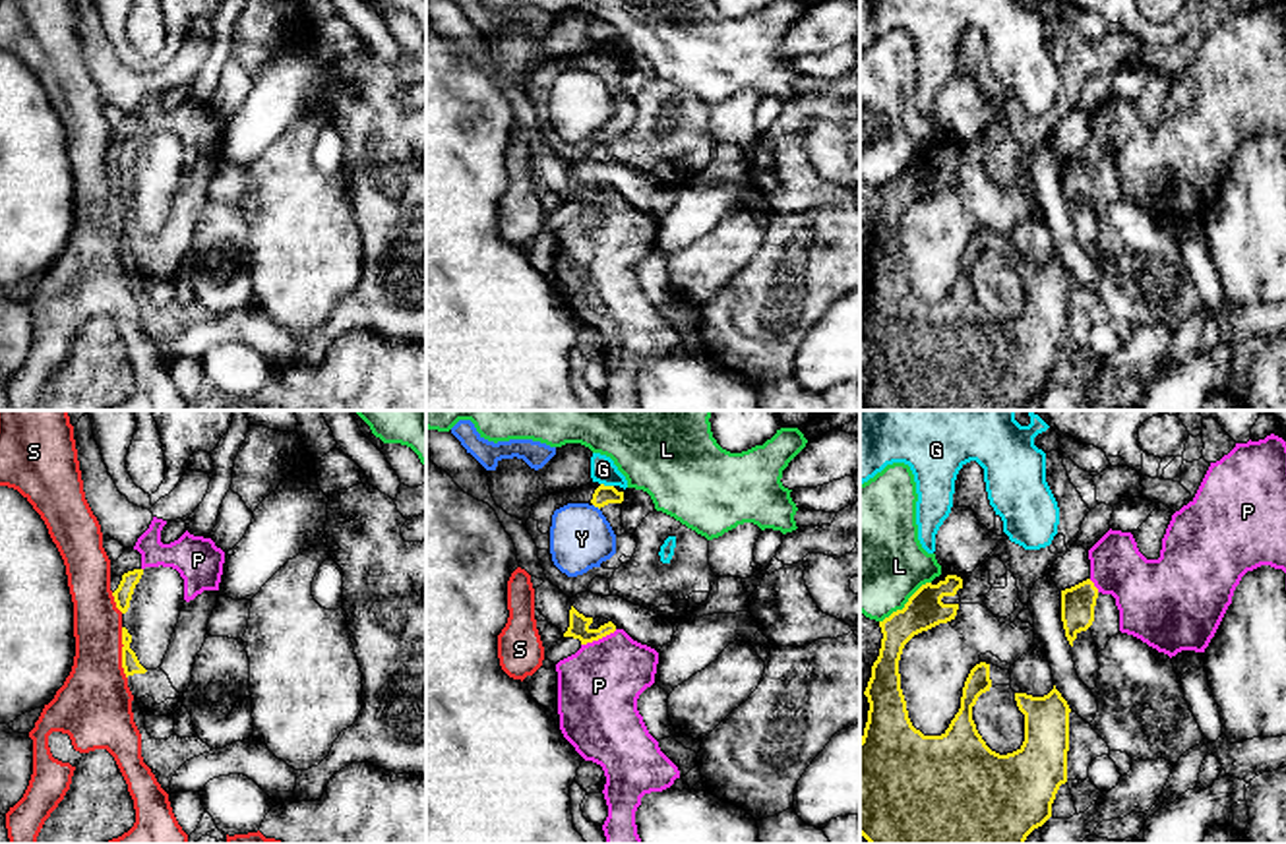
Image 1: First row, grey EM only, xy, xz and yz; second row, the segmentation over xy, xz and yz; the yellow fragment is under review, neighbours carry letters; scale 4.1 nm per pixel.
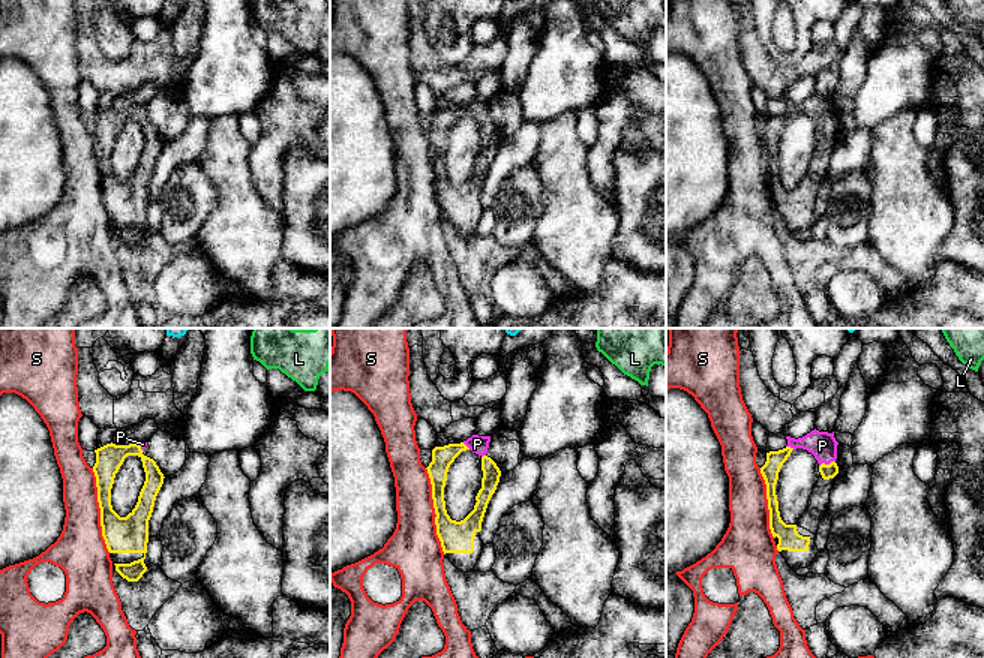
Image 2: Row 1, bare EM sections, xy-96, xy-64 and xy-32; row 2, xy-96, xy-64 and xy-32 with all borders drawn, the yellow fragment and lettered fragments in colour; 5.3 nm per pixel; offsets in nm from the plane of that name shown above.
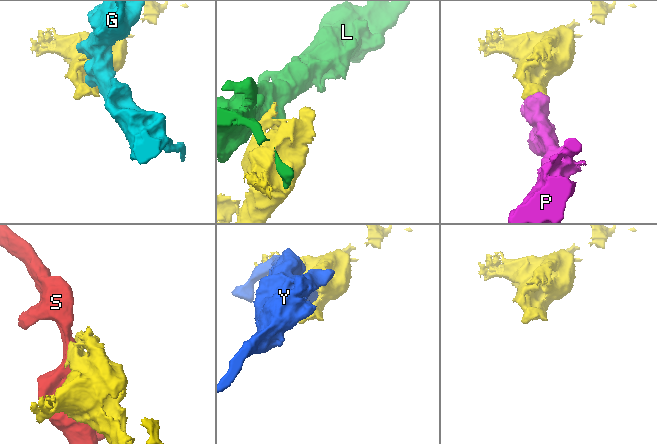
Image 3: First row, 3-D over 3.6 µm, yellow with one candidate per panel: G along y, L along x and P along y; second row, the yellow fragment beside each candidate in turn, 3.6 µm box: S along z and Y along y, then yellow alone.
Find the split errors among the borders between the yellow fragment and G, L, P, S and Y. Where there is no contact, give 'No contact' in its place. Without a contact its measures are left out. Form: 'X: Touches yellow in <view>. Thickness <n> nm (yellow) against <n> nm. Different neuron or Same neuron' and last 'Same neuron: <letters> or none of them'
G: Touches yellow in xz. Thickness 80 nm (yellow) against 110 nm. Different neuron
L: Touches yellow in yz. Thickness 160 nm (yellow) against 460 nm. Different neuron
P: Touches yellow in xz. Thickness 80 nm (yellow) against 340 nm. Same neuron
S: Touches yellow in xy. Thickness 70 nm (yellow) against 320 nm. Different neuron
Y: Touches yellow in xz. Thickness 80 nm (yellow) against 260 nm. Different neuron
Same neuron: P

